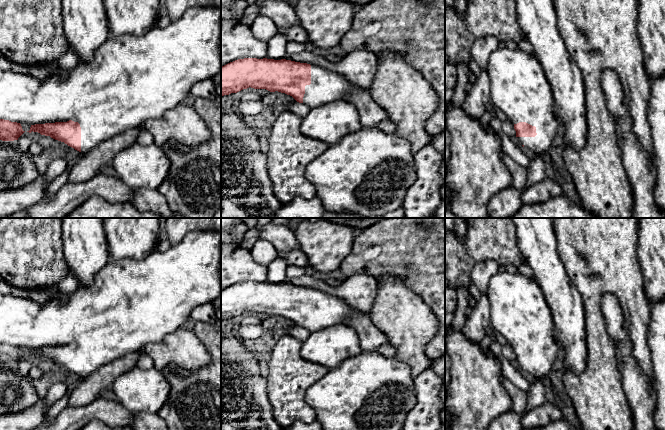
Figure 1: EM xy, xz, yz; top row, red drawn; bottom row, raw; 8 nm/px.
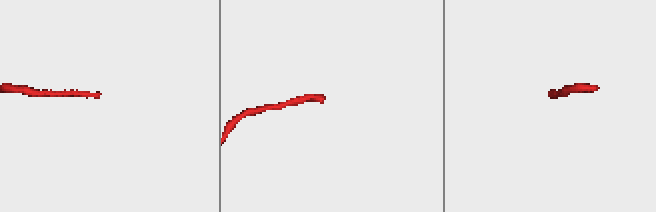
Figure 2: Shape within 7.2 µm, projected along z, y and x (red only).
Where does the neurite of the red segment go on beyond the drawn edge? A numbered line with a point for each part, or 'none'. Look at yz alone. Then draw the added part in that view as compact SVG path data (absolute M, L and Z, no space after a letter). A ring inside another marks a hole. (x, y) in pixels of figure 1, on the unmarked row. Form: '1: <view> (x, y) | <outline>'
1: yz (518, 309) | M497 272L487 282L487 299L494 330L503 335L513 349L526 346L536 351L537 359L518 361L520 367L535 378L545 377L553 368L558 344L555 340L554 319L537 281L520 273Z

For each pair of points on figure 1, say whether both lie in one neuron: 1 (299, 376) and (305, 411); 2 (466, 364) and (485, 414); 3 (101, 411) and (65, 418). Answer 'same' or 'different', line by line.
1: same
2: same
3: same

